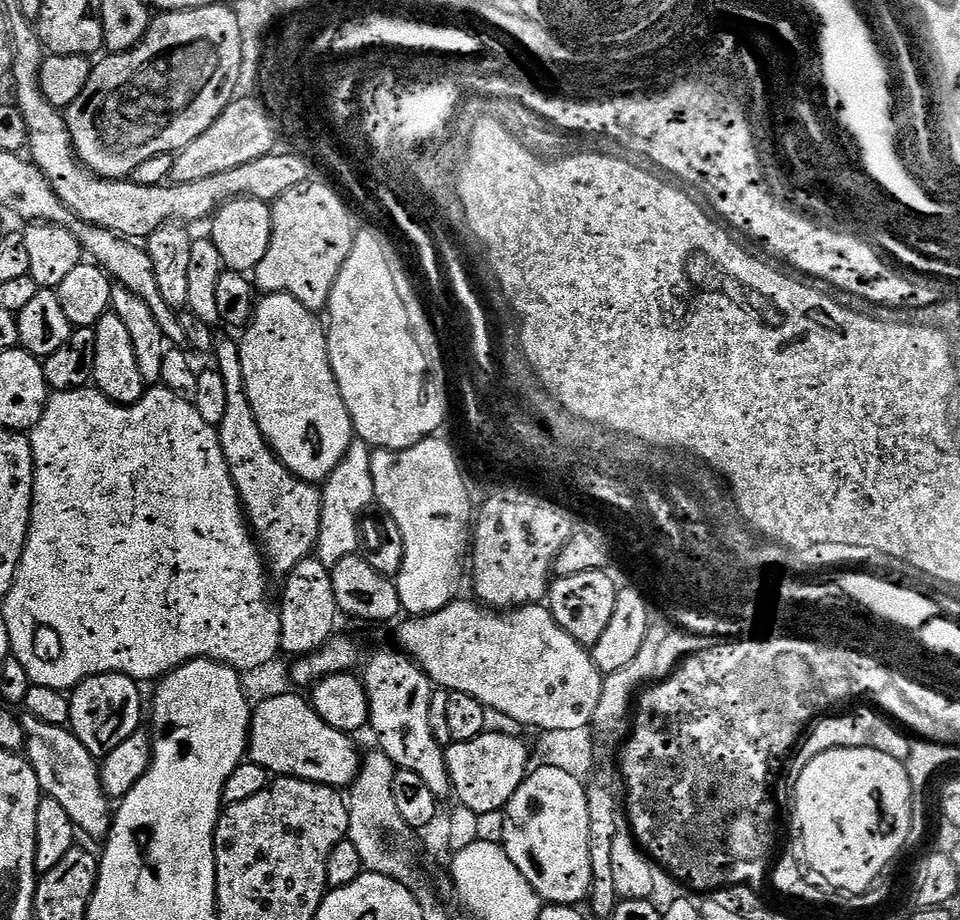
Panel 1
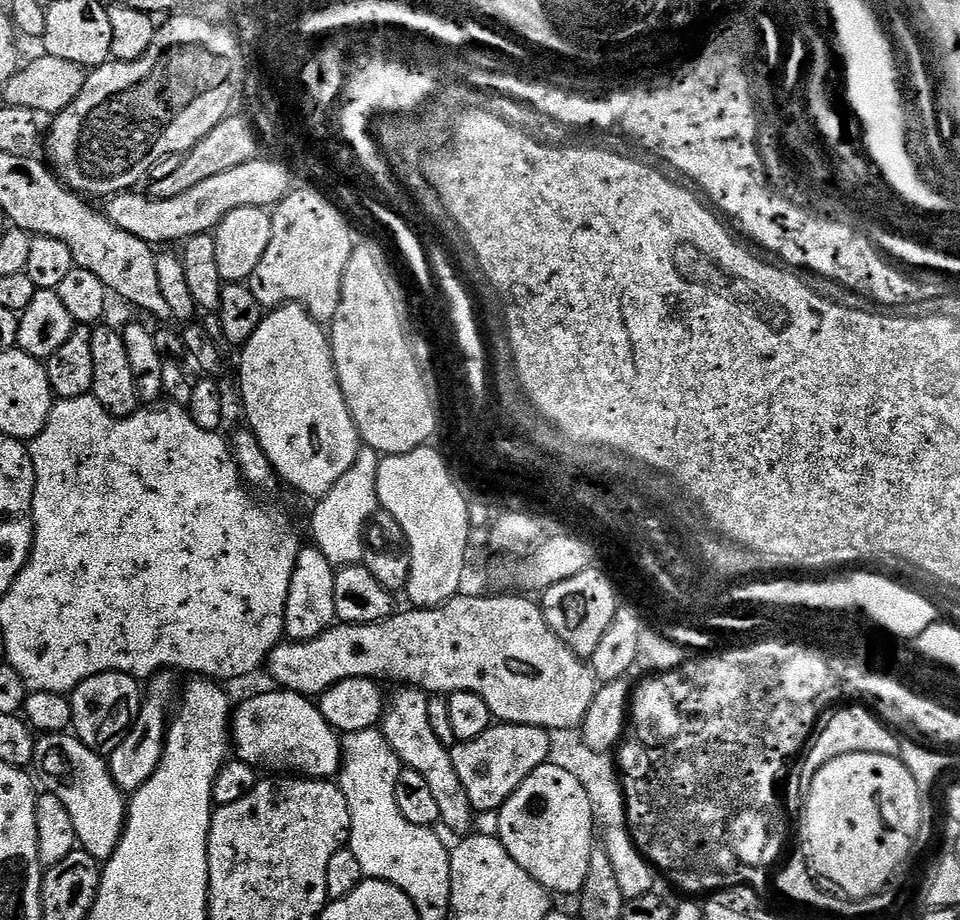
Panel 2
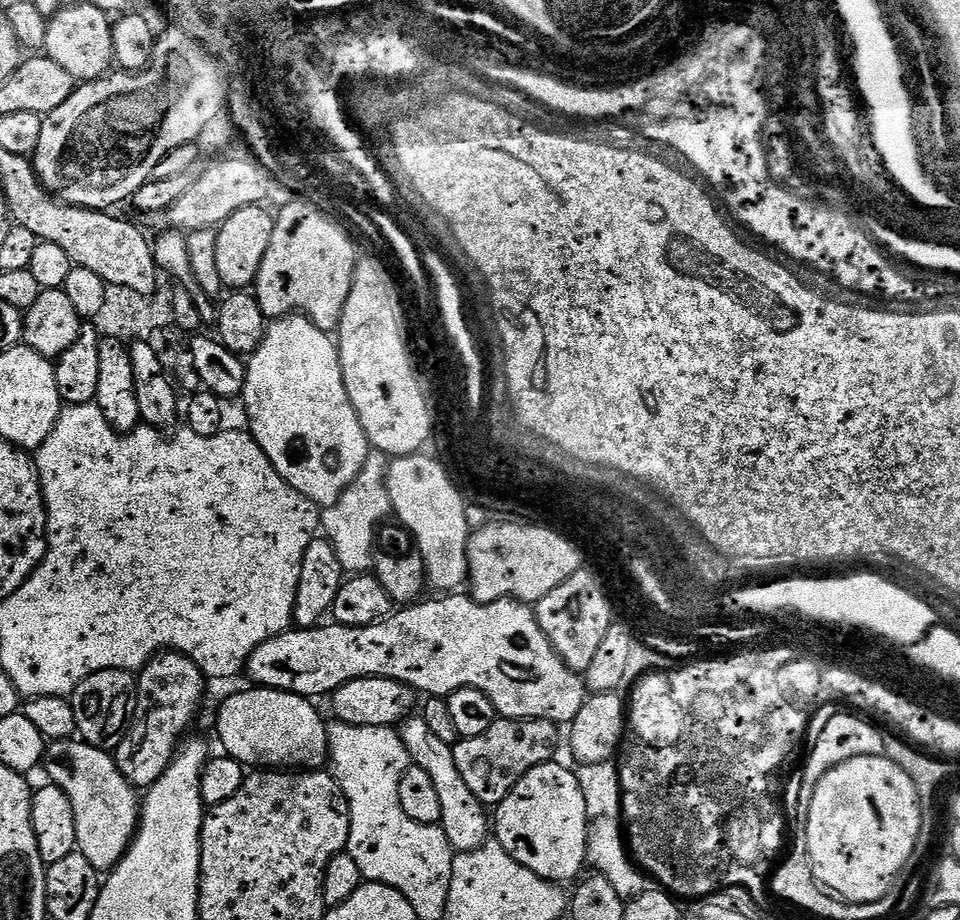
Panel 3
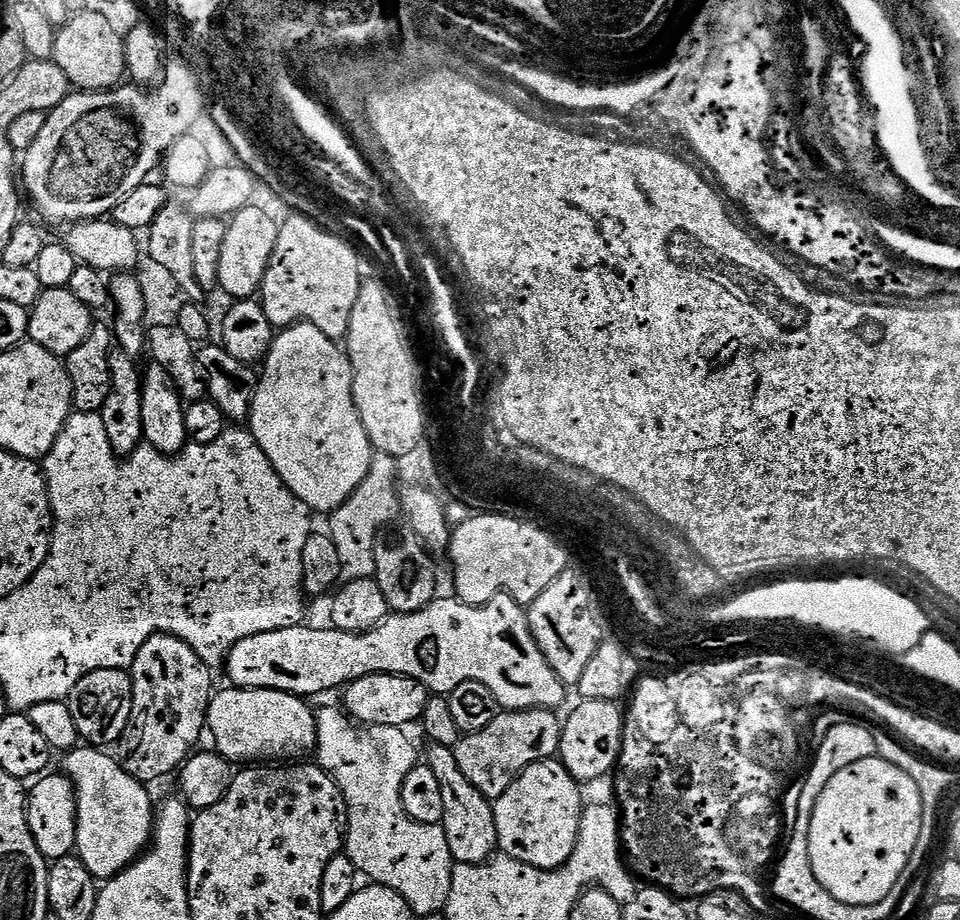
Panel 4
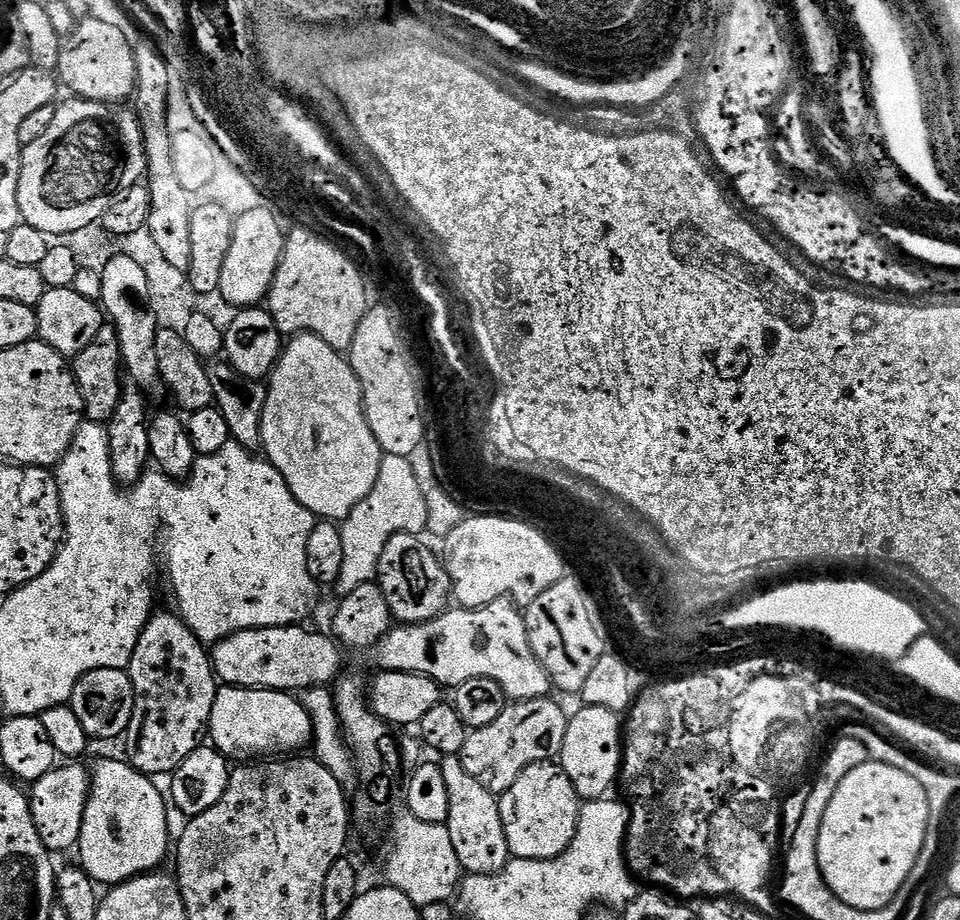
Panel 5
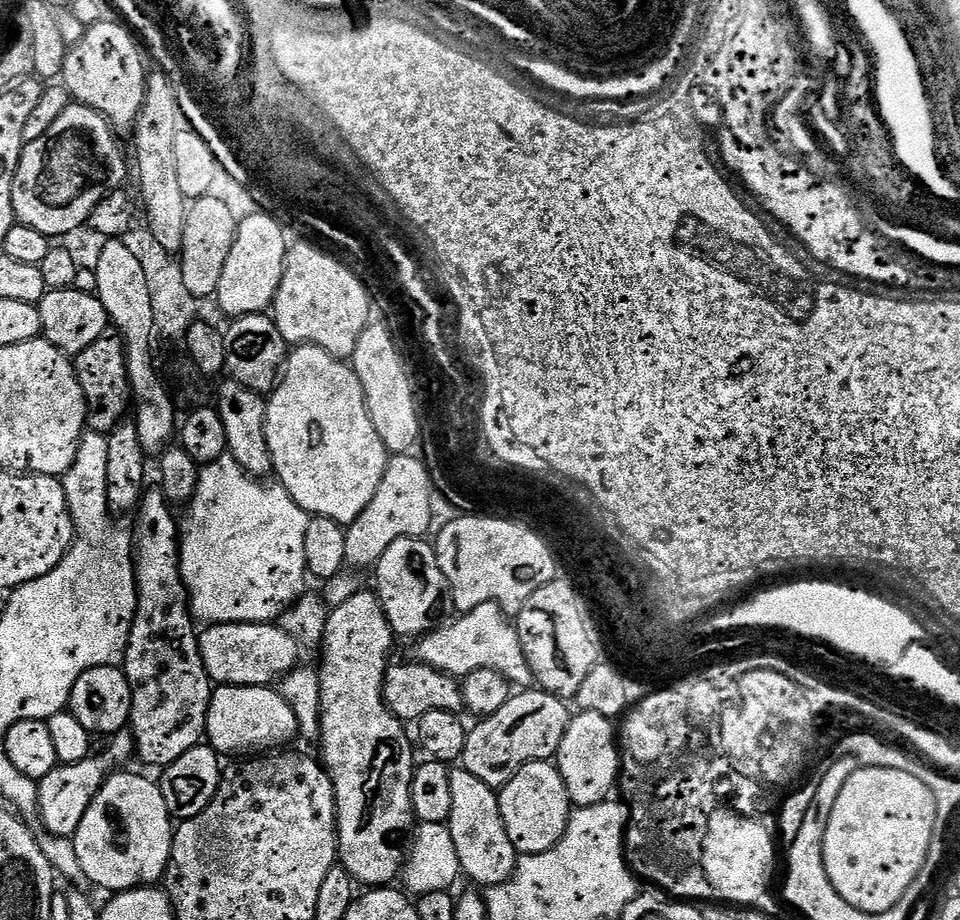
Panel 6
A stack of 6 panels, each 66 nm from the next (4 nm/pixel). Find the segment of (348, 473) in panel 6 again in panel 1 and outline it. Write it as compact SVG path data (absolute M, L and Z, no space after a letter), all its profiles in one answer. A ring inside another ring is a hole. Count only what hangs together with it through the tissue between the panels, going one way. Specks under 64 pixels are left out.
M269 292L259 297L256 313L239 337L242 358L242 378L254 418L264 440L274 455L300 480L319 485L344 460L353 442L352 419L342 402L334 370L330 366L328 334L317 313L310 311L298 298L281 292Z

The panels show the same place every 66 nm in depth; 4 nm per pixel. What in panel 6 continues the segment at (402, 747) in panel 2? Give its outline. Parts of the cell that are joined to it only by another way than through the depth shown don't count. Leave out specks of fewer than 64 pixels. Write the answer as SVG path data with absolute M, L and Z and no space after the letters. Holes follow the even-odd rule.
M462 766L450 771L451 805L448 829L454 838L454 850L458 850L460 871L485 889L506 882L514 874L518 853L510 834L506 834L506 822L502 822L502 810L497 789L486 786L482 778L474 778Z

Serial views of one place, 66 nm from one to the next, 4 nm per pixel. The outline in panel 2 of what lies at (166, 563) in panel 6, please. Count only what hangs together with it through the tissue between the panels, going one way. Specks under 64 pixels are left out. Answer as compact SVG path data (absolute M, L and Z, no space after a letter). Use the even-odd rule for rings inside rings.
M165 670L156 673L147 681L142 692L140 713L131 730L126 734L122 746L118 746L108 757L107 764L117 784L124 794L136 792L150 777L154 770L158 770L158 762L164 757L164 736L168 732L170 717L174 712L174 705L178 700L178 684L176 688L177 673Z

